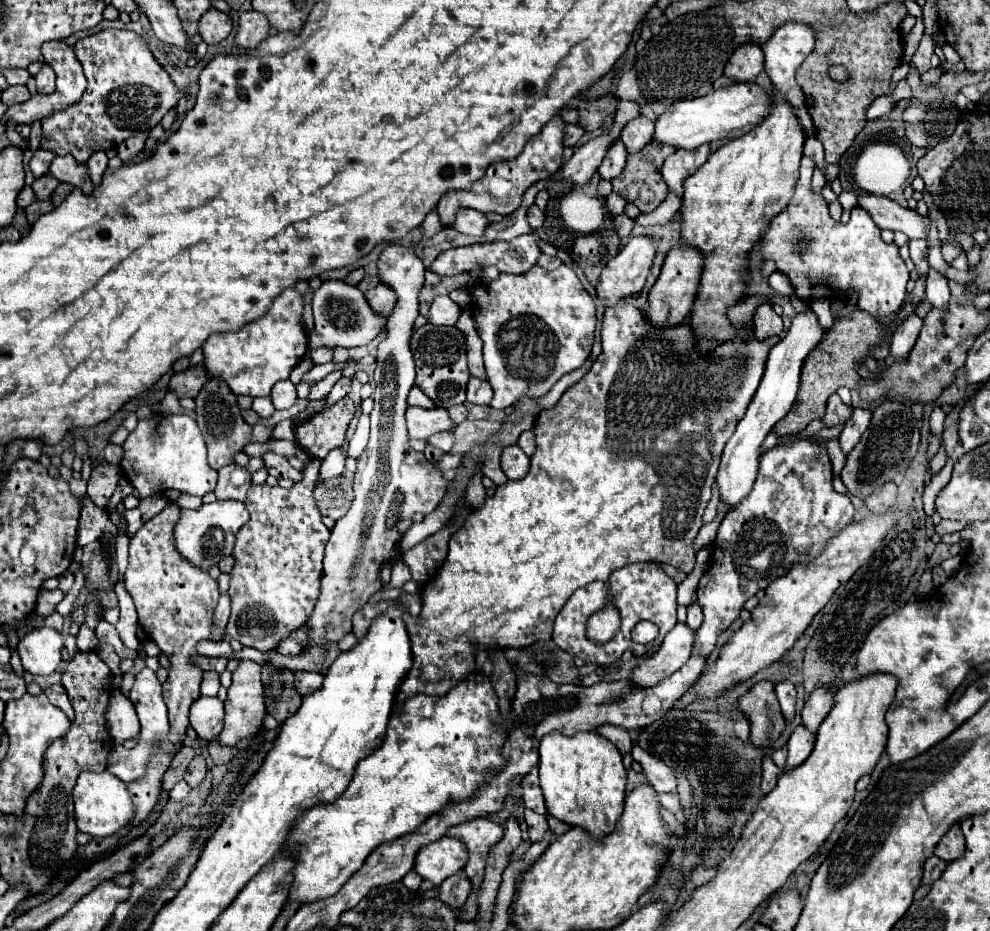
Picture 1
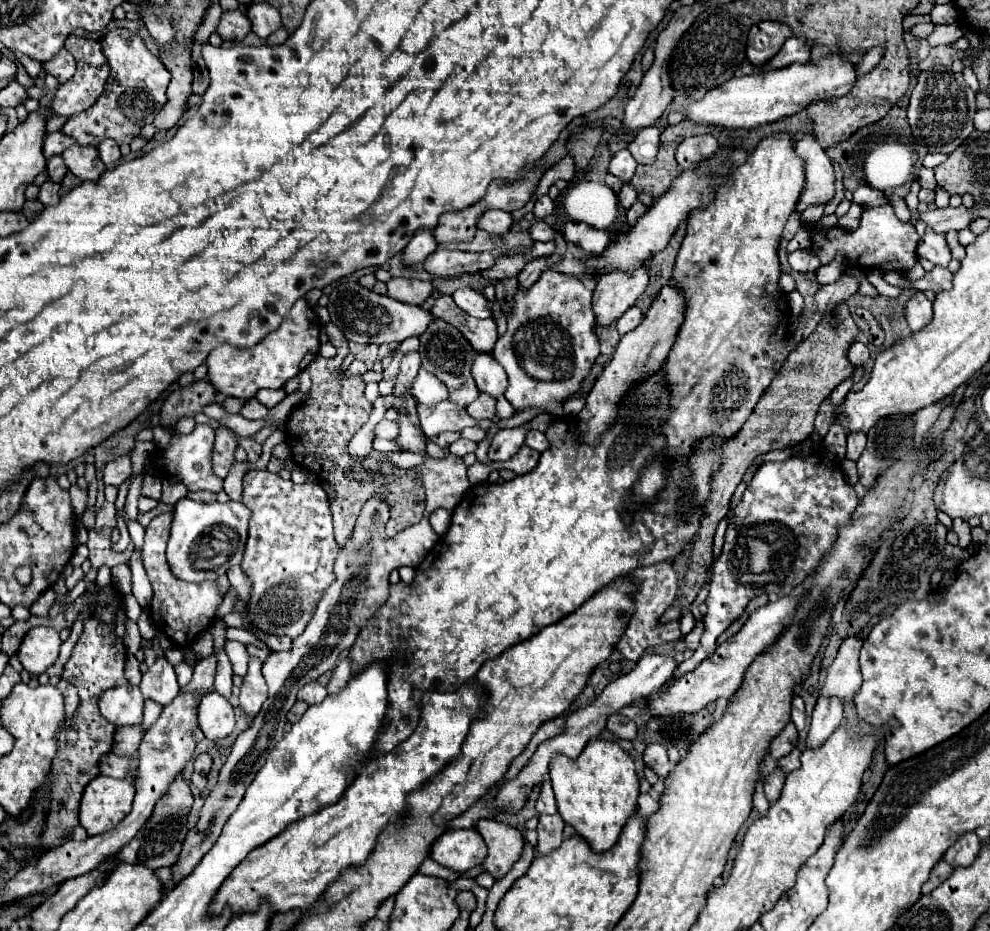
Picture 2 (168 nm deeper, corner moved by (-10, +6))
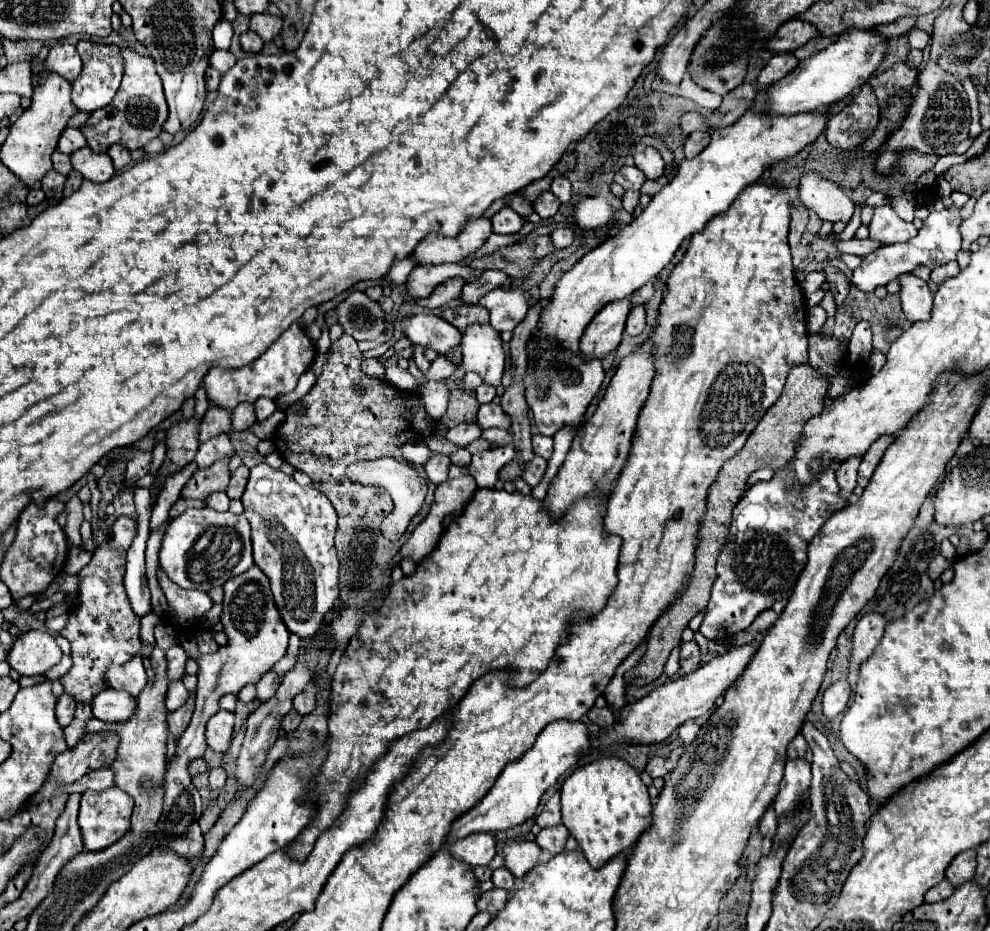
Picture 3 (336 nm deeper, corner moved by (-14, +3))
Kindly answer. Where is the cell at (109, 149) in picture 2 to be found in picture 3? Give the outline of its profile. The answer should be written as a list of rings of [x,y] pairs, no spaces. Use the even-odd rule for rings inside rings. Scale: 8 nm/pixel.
[[[111,145],[107,153],[111,155],[111,159],[113,159],[113,165],[115,165],[117,169],[125,167],[125,165],[127,165],[127,163],[131,161],[131,155],[129,155],[129,149],[125,149],[125,147],[121,147],[121,145]]]

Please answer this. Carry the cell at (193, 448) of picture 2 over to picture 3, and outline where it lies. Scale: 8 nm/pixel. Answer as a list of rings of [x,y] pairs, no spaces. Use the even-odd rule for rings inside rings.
[[[221,433],[221,435],[217,435],[217,437],[213,437],[213,439],[205,441],[205,443],[201,443],[195,461],[197,461],[199,467],[209,467],[209,465],[215,463],[217,459],[233,457],[233,455],[235,455],[235,449],[233,449],[233,445],[231,445],[229,435]]]

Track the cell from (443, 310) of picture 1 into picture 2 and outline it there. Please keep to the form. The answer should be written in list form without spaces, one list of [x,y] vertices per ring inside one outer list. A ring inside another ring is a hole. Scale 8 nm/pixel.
[[[459,288],[459,290],[455,290],[453,300],[469,316],[475,316],[475,318],[489,318],[491,316],[487,298],[483,294],[479,294],[479,292],[475,292],[473,288]]]

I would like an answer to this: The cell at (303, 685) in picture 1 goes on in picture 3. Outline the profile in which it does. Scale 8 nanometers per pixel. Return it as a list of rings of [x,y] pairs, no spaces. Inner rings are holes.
[[[299,693],[295,699],[293,699],[293,709],[299,711],[301,715],[307,715],[315,709],[315,695],[313,693]]]

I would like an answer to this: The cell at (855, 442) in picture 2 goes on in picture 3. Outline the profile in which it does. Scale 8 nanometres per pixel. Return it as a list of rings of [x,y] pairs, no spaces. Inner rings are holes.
[[[851,457],[847,459],[835,473],[837,473],[837,483],[839,489],[843,491],[843,499],[849,499],[853,495],[853,489],[857,487],[857,469],[859,469],[861,459]]]

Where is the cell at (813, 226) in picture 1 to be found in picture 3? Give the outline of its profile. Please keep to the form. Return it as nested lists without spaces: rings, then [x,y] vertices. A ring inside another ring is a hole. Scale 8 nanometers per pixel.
[[[889,205],[875,207],[875,215],[869,223],[869,231],[871,231],[871,239],[881,241],[883,245],[909,241],[917,235],[915,225],[899,219],[897,213]]]

